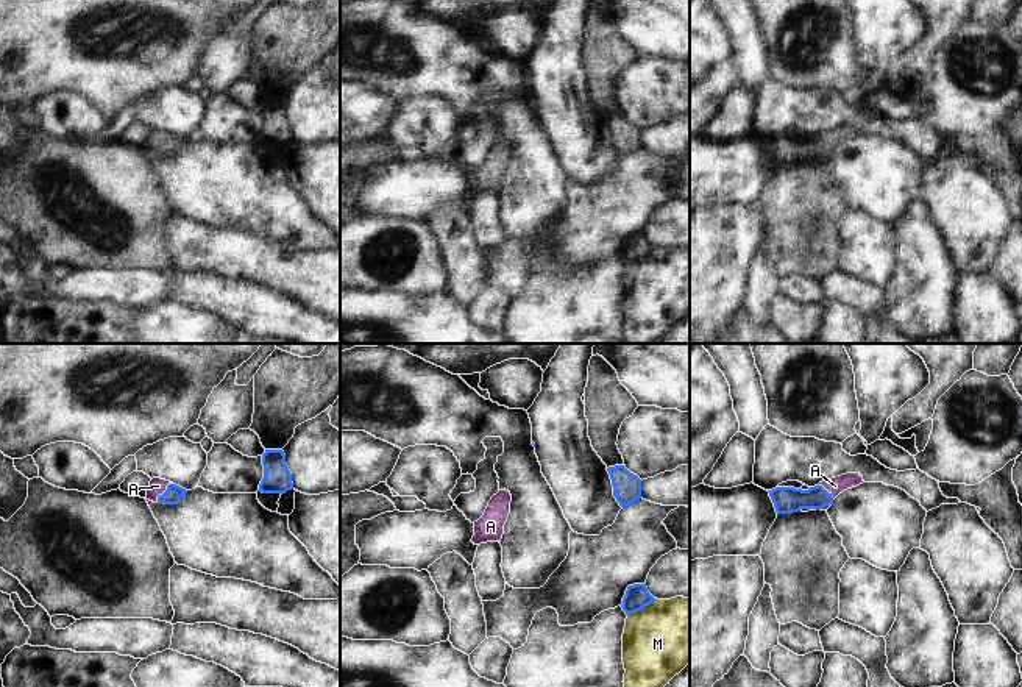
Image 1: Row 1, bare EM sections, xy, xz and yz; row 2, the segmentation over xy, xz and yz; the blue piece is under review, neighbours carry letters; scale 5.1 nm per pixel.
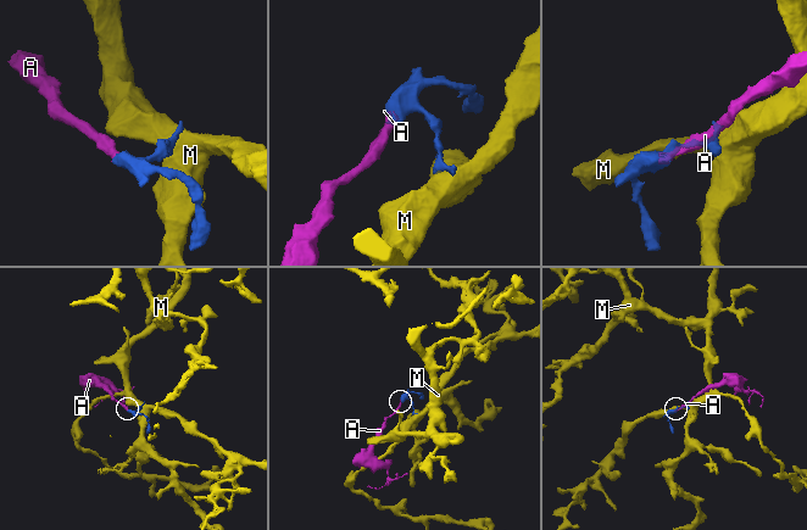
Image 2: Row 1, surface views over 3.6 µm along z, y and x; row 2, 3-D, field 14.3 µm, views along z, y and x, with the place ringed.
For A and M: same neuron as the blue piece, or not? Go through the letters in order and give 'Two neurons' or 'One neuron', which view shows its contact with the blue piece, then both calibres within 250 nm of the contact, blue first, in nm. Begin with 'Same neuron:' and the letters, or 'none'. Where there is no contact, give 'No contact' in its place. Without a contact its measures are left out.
Same neuron: A
A: One neuron. Touches blue in xy. Thickness 90 nm (blue) against 90 nm
M: Two neurons. Touches blue in xz. Thickness 130 nm (blue) against 380 nm.

